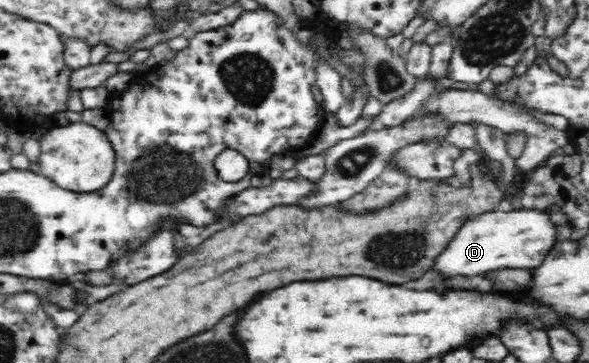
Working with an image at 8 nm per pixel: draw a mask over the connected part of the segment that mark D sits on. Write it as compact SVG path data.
M498 210L475 216L473 221L459 228L459 233L435 255L427 271L439 275L439 279L449 281L454 277L483 276L487 272L504 269L535 269L543 263L547 251L553 245L555 229L545 213L537 211L511 211L497 213Z

